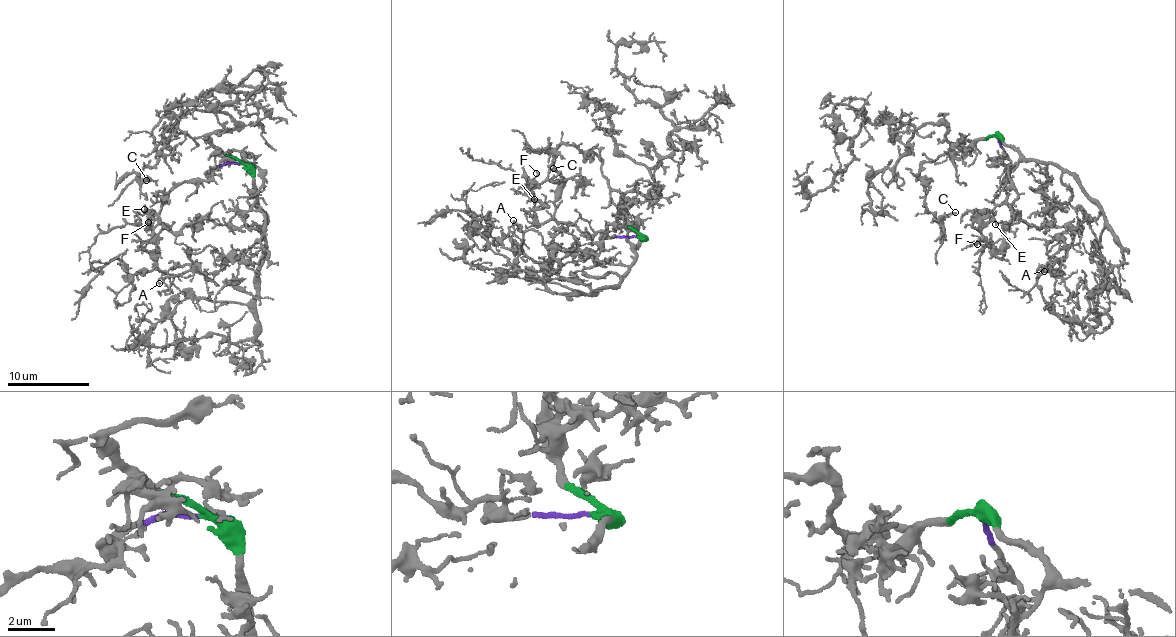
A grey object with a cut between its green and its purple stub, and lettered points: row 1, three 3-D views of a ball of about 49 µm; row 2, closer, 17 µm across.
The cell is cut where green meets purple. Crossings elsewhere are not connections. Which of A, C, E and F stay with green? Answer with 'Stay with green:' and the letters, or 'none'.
Stay with green: A, C

